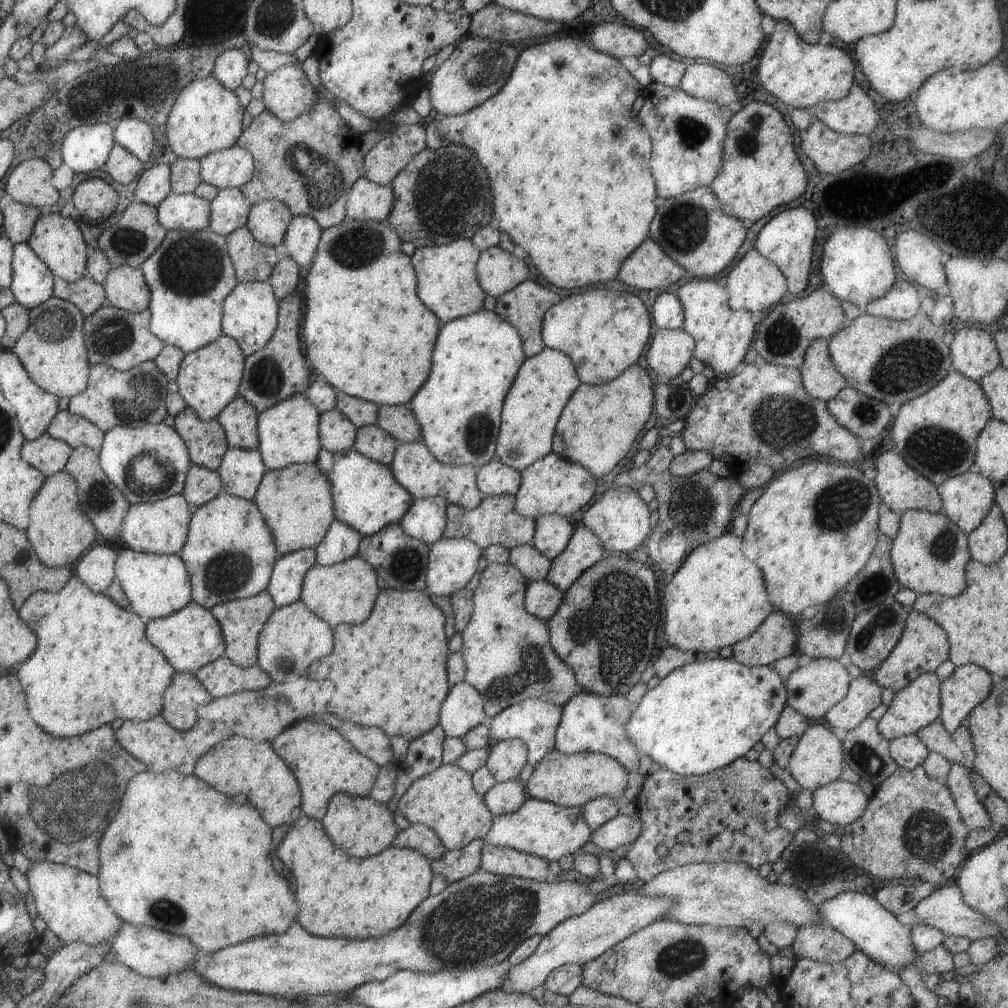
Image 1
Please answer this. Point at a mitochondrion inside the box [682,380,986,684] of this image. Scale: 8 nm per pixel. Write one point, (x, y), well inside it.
(779, 423)

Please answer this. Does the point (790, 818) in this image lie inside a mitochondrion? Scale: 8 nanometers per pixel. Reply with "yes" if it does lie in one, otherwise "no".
yes

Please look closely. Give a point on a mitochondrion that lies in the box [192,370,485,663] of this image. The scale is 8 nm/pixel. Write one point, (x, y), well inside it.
(227, 573)

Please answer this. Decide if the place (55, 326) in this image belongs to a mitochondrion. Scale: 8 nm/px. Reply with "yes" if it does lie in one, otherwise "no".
yes

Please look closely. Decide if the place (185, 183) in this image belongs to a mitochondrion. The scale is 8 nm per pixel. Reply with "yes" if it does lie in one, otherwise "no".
no

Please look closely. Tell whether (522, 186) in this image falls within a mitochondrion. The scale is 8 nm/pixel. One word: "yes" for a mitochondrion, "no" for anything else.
no

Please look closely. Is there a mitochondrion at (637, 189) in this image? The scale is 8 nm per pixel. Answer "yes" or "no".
no

